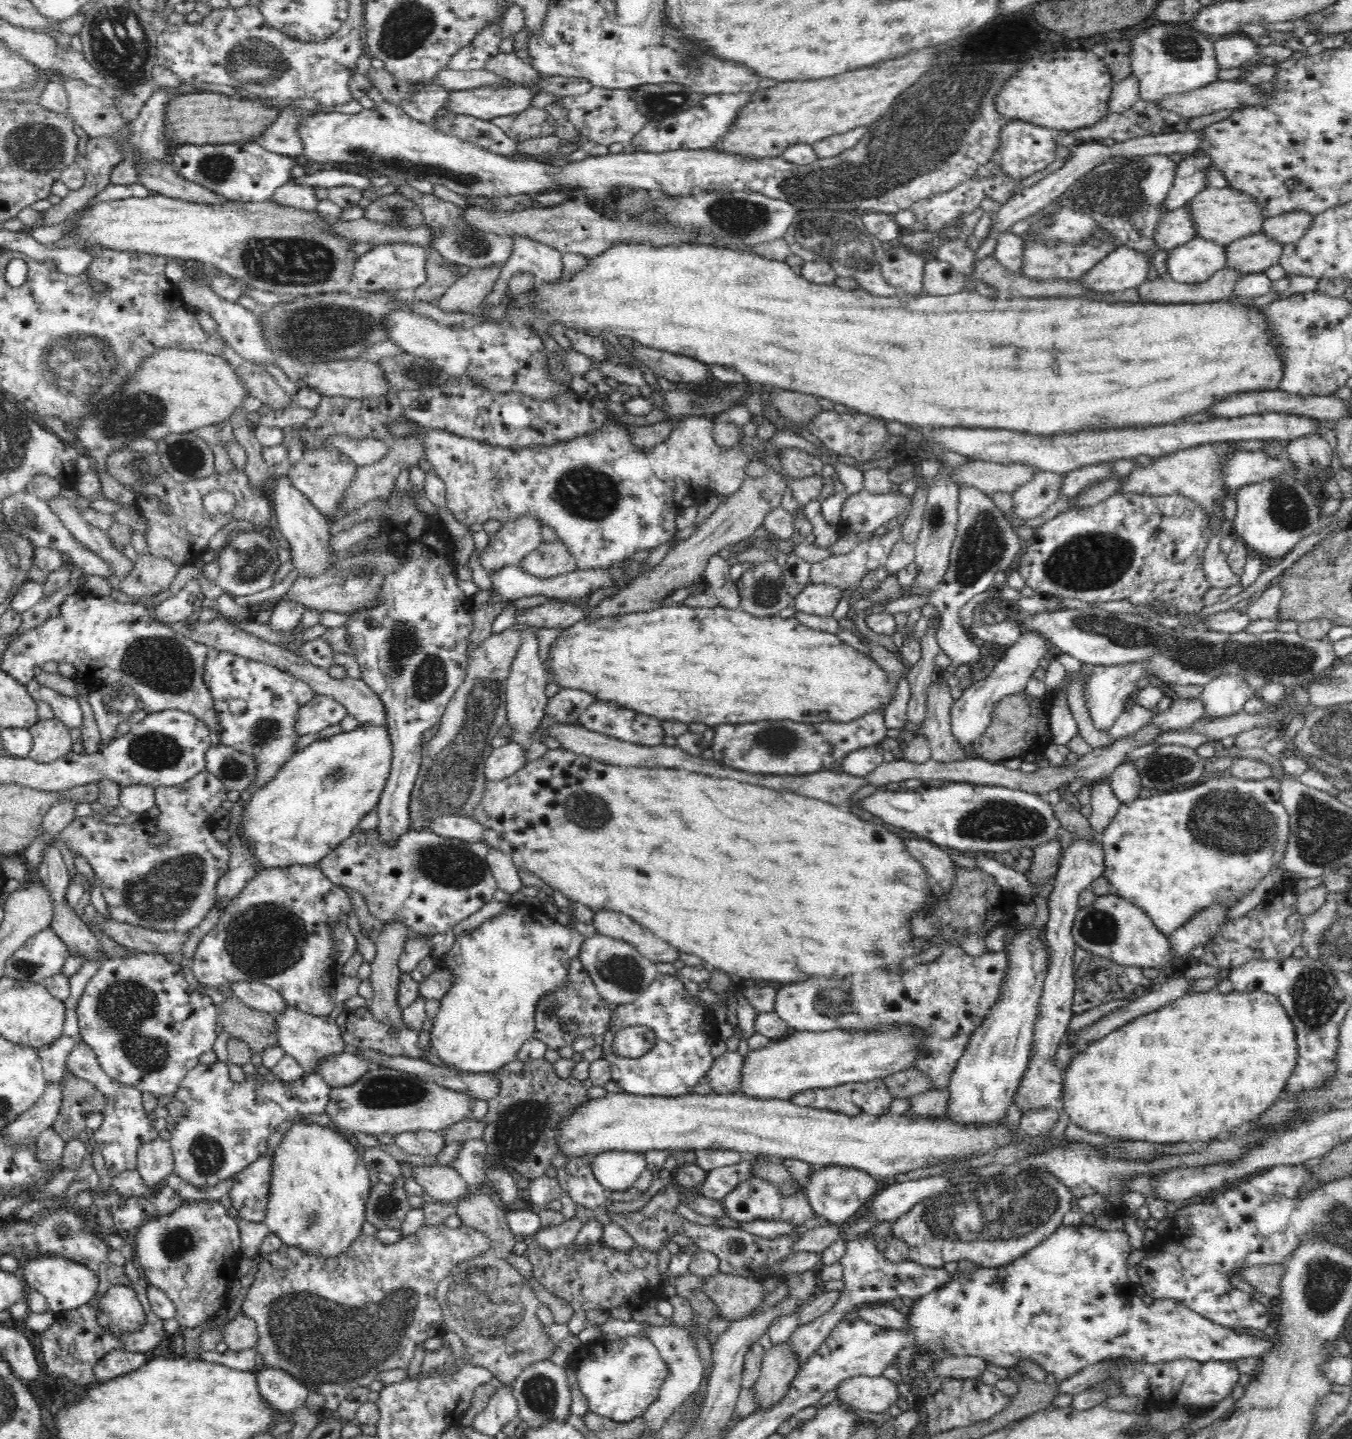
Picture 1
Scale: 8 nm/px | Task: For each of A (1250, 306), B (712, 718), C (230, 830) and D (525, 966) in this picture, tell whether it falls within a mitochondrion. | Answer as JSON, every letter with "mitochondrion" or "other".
{"A":"other","B":"other","C":"other","D":"other"}

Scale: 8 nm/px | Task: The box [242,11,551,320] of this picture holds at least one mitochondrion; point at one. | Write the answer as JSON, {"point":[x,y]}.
{"point":[462,178]}

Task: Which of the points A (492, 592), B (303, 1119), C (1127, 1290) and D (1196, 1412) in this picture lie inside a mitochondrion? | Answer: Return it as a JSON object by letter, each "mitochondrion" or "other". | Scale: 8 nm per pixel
{"A":"other","B":"other","C":"other","D":"other"}

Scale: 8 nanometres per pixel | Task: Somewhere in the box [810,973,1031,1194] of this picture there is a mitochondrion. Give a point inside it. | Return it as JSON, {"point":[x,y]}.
{"point":[835,1002]}

